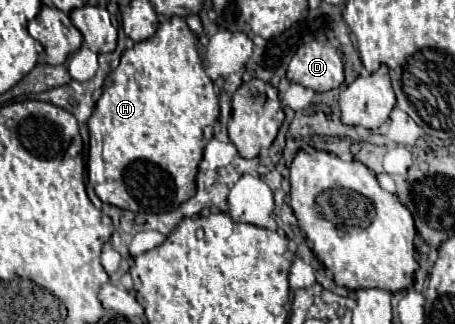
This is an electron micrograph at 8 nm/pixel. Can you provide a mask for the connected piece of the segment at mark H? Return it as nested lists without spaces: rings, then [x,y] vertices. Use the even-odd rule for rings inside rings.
[[[180,16],[162,20],[150,40],[136,42],[122,54],[118,68],[108,74],[102,96],[88,120],[90,147],[87,175],[96,196],[106,204],[132,212],[158,214],[176,210],[196,192],[196,170],[202,160],[204,144],[214,134],[218,116],[218,96],[212,80],[204,72],[196,48],[196,34]]]

